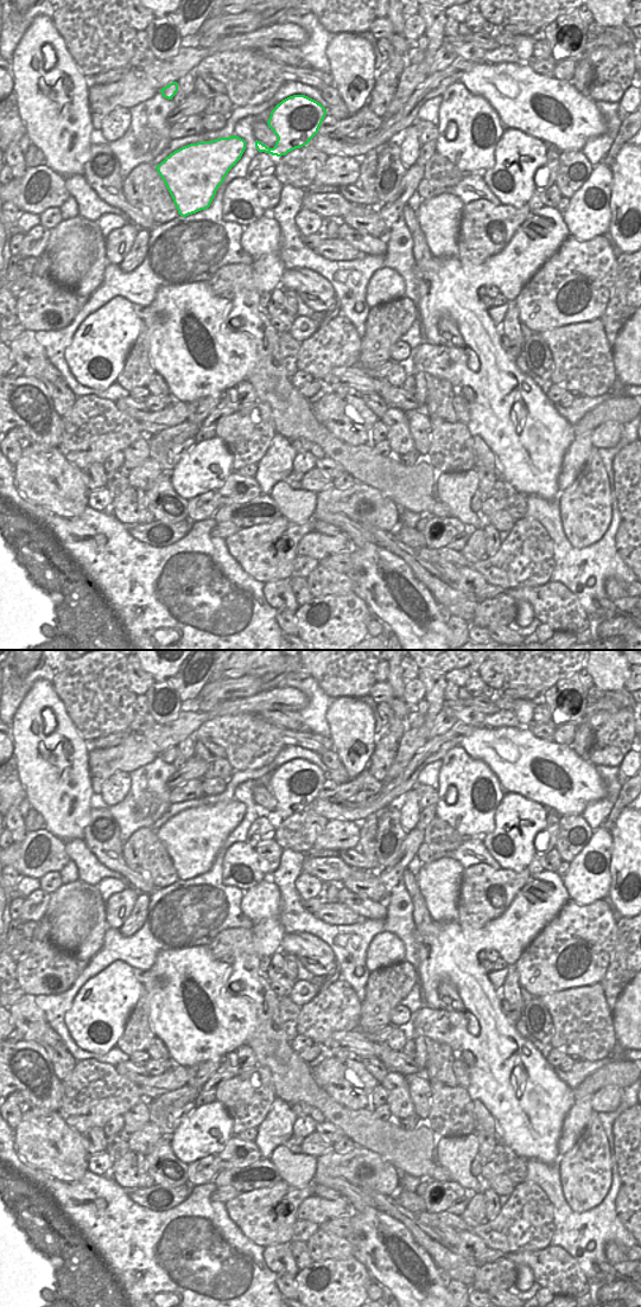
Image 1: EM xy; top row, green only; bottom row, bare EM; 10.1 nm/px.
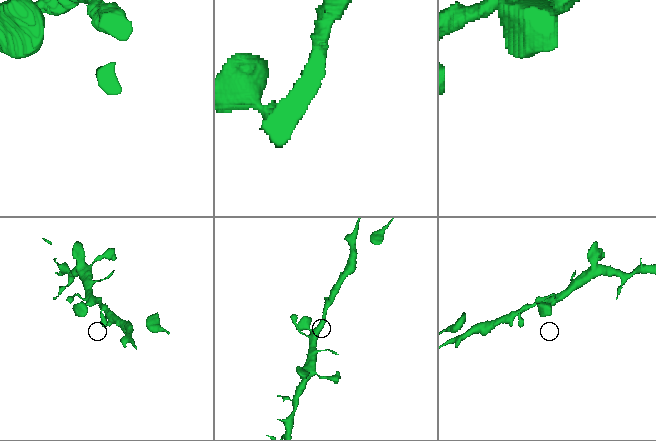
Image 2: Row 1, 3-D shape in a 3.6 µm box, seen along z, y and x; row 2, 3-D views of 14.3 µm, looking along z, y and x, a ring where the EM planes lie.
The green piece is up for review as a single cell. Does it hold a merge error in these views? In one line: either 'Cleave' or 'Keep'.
Keep

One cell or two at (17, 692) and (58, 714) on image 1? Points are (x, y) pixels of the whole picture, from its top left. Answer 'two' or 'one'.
two

